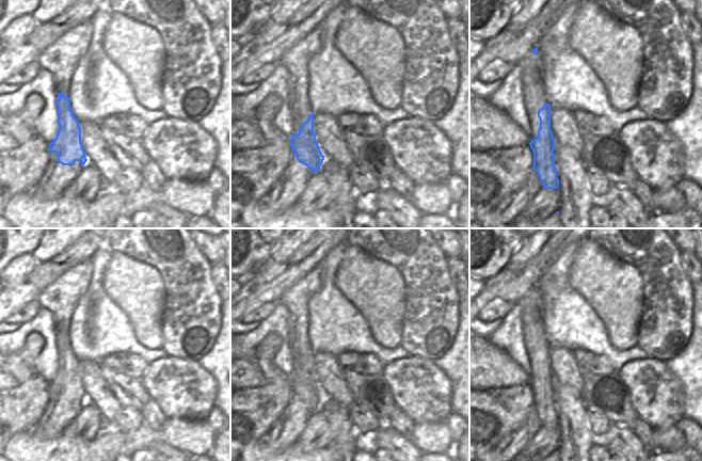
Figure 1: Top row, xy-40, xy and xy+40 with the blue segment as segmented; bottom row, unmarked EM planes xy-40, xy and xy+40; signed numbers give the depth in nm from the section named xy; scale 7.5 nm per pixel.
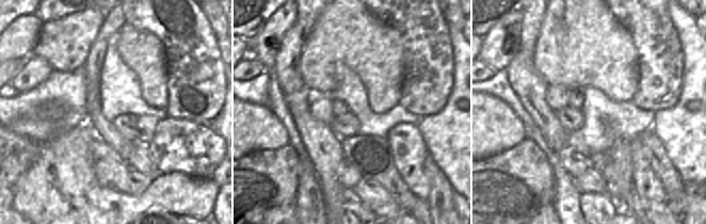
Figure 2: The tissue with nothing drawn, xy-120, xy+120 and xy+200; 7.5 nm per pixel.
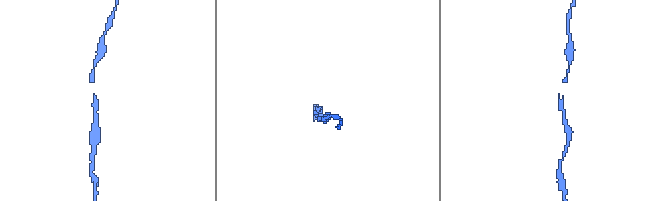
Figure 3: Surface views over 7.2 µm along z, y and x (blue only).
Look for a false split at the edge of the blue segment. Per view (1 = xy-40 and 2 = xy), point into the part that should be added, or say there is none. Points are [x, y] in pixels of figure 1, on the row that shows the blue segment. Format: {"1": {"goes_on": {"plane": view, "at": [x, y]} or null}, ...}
{"1": {"goes_on": null}, "2": {"goes_on": null}}

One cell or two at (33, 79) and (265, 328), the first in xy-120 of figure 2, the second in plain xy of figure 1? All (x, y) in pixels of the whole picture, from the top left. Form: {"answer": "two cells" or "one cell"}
{"answer": "two cells"}

